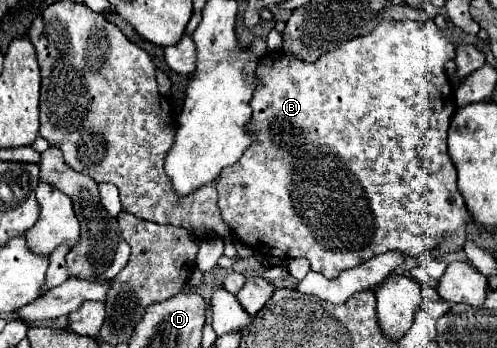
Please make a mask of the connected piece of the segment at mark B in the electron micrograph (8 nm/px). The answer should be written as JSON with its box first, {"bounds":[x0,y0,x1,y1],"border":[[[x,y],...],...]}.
{"bounds":[218,20,472,278],"border":[[[382,20],[372,32],[358,36],[354,40],[344,42],[340,48],[322,54],[314,64],[300,62],[296,58],[288,58],[286,54],[266,56],[258,66],[256,74],[262,78],[262,84],[256,88],[252,98],[252,132],[256,134],[256,142],[244,150],[242,158],[224,168],[218,182],[218,206],[222,210],[222,218],[230,224],[234,238],[252,246],[258,254],[266,258],[296,258],[302,256],[310,262],[310,268],[326,278],[336,278],[338,272],[346,268],[360,266],[368,258],[388,252],[400,250],[412,258],[418,258],[426,252],[426,246],[436,238],[444,238],[450,232],[456,232],[460,226],[472,222],[464,198],[456,186],[456,168],[446,150],[448,126],[450,118],[456,112],[456,98],[452,84],[446,76],[444,62],[446,62],[446,38],[444,34],[428,22],[412,22],[412,20]]]}

